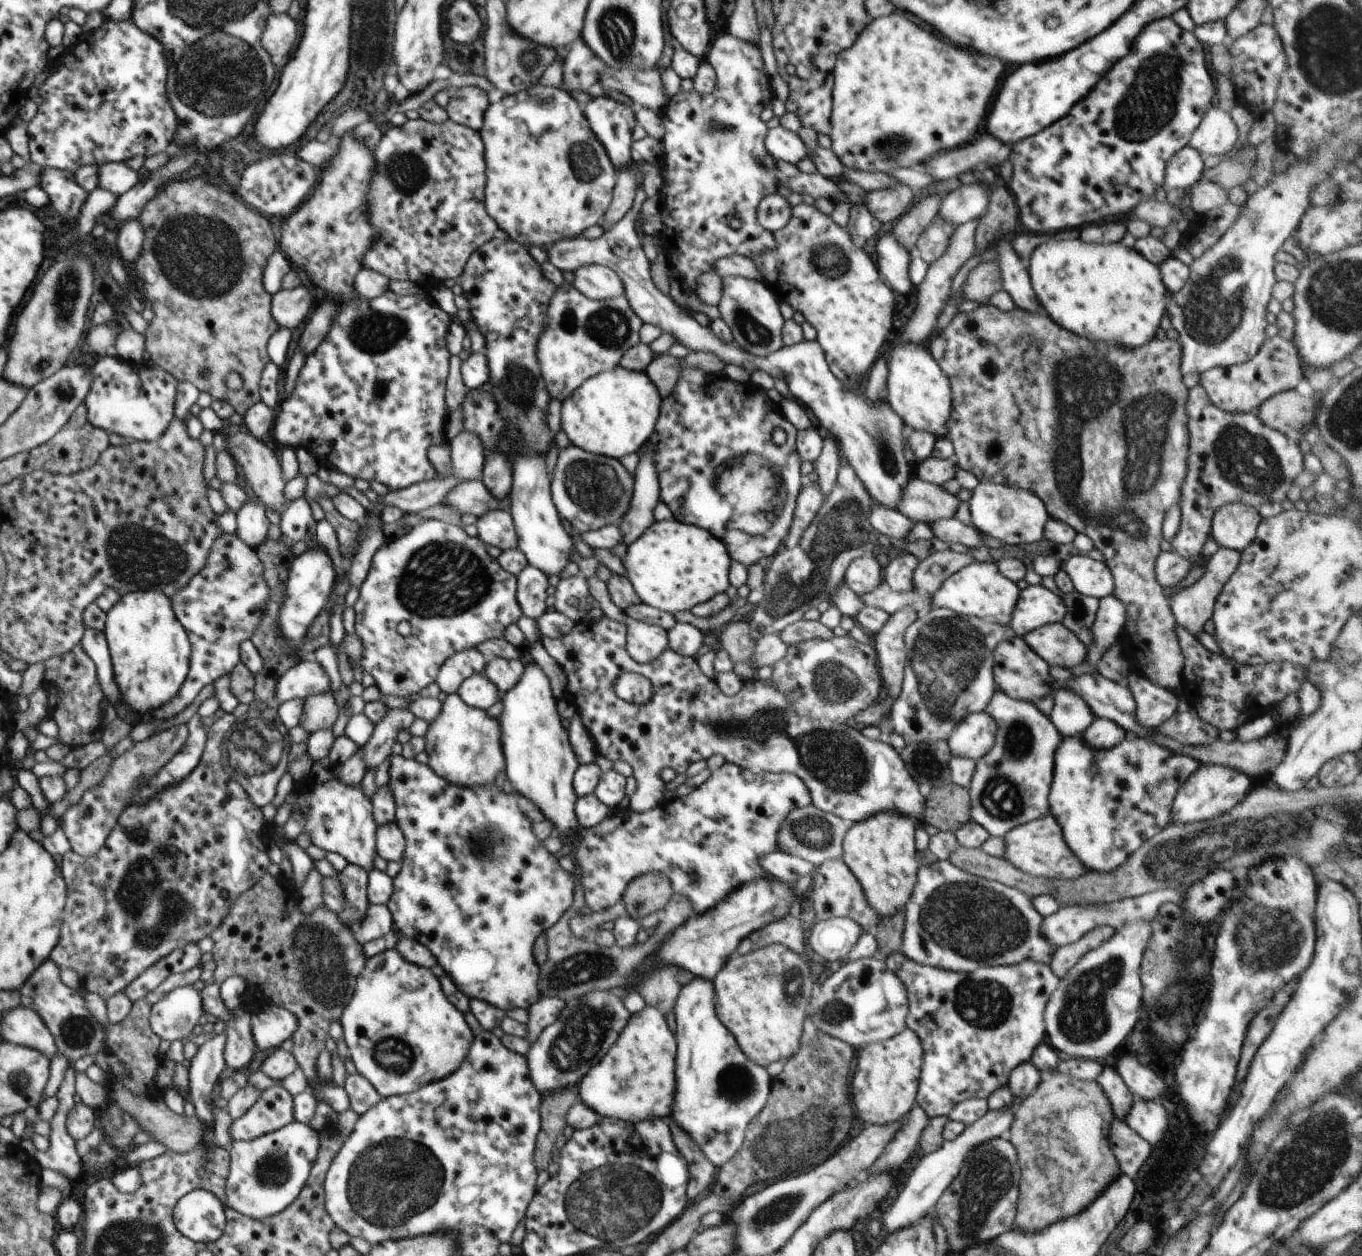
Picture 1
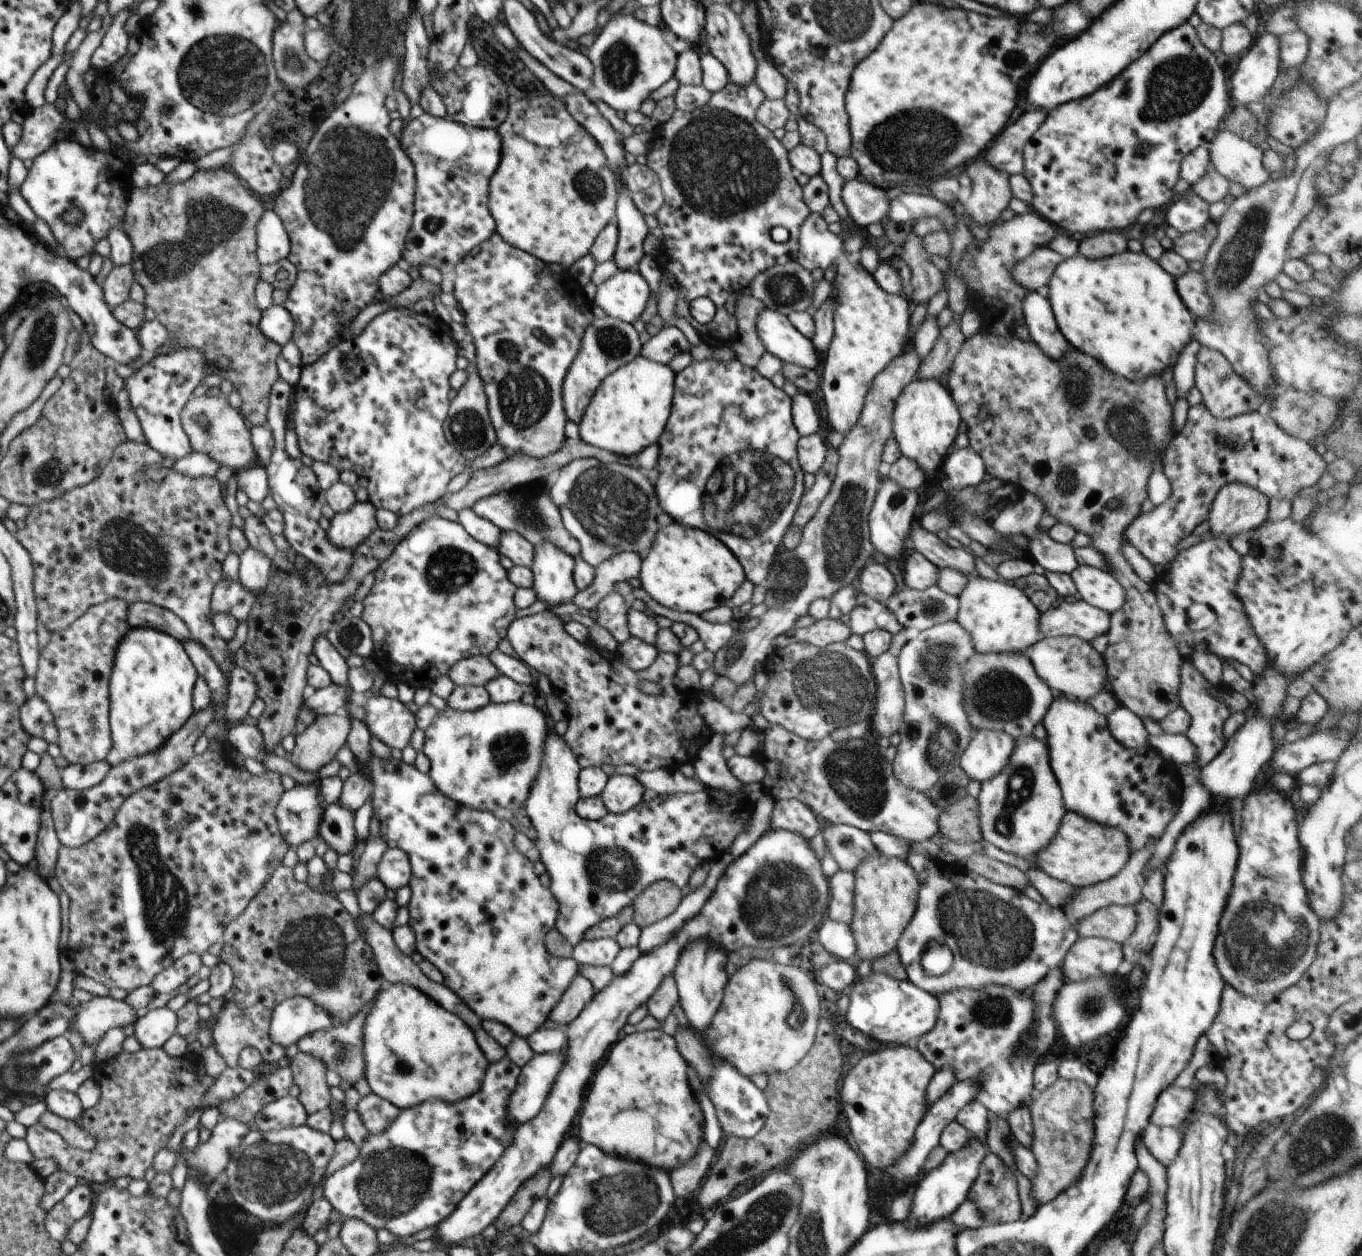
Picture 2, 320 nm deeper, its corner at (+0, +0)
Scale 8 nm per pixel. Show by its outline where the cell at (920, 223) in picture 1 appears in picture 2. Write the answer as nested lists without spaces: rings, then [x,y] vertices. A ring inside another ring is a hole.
[[[910,235],[899,248],[895,259],[904,261],[911,270],[913,293],[908,296],[913,306],[929,304],[929,300],[945,288],[945,275],[928,258],[922,237]]]

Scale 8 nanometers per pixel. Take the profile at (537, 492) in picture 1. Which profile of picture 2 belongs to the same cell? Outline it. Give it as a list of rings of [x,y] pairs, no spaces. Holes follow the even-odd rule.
[[[546,540],[534,548],[532,590],[537,600],[555,610],[557,604],[573,600],[579,591],[573,579],[575,558]]]

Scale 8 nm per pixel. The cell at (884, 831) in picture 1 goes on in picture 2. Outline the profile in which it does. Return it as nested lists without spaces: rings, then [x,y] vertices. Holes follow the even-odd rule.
[[[882,854],[866,857],[854,874],[855,907],[850,926],[857,950],[856,957],[872,962],[897,948],[897,942],[914,916],[920,883],[915,870],[907,861]]]

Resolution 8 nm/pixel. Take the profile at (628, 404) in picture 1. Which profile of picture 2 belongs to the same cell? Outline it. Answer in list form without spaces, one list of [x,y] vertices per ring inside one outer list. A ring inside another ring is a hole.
[[[642,354],[622,365],[596,389],[579,422],[581,439],[592,446],[627,457],[656,443],[671,413],[675,376],[669,364],[653,361]]]

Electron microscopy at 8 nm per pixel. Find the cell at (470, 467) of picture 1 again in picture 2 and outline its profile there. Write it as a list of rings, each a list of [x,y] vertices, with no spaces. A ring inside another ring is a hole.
[[[475,361],[470,362],[466,372],[468,372],[466,382],[460,390],[457,390],[456,397],[450,403],[447,417],[443,422],[443,429],[448,442],[452,443],[452,446],[455,446],[464,458],[473,461],[497,441],[497,434],[491,423],[487,394]]]

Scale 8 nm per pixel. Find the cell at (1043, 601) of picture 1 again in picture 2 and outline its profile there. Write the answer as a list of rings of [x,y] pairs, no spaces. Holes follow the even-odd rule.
[[[1060,600],[1052,609],[1041,613],[1040,632],[1045,637],[1078,637],[1087,643],[1107,634],[1111,614],[1080,600]]]

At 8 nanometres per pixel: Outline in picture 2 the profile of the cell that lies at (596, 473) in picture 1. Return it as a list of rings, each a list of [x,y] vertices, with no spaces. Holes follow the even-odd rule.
[[[576,459],[563,466],[558,479],[550,489],[552,500],[558,506],[563,526],[581,546],[580,556],[584,562],[596,568],[617,553],[635,551],[644,557],[653,545],[656,533],[660,530],[656,517],[661,512],[655,486],[632,465],[622,463],[603,463],[598,459]]]

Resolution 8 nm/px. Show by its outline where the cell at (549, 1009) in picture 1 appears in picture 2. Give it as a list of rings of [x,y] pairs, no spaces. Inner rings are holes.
[[[581,974],[564,991],[560,1002],[551,1010],[549,1018],[560,1026],[569,1025],[593,999],[595,988]]]

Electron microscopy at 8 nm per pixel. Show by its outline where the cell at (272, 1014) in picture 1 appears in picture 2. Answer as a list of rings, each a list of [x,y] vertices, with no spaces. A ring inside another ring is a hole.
[[[296,995],[274,1007],[269,1037],[286,1049],[307,1034],[328,1030],[332,1025],[331,1013],[324,1007],[318,1006],[310,997]]]

